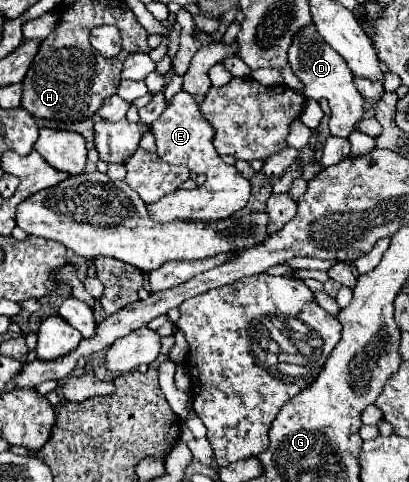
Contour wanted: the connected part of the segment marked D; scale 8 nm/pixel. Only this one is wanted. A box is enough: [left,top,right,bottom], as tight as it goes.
[287,24,363,138]

